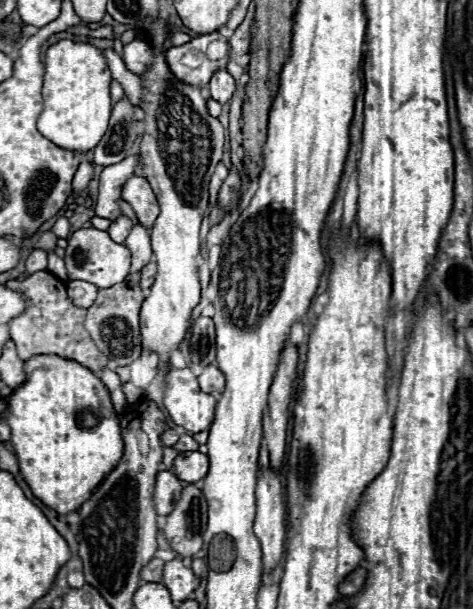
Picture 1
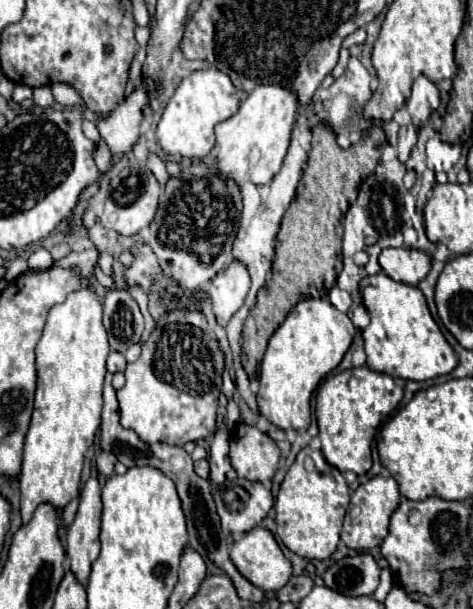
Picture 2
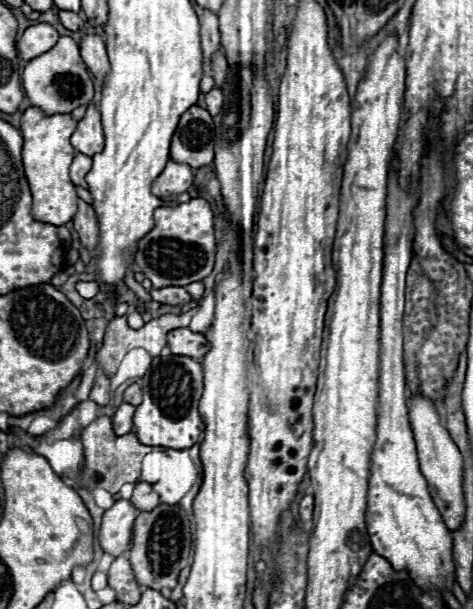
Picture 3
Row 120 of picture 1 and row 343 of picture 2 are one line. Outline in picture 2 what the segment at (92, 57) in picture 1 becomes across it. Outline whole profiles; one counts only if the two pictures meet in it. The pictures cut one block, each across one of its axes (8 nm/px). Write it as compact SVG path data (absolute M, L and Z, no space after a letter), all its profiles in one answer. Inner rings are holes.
M84 286L66 302L56 304L46 318L42 338L36 346L38 388L30 430L24 440L24 462L20 472L20 514L28 524L38 504L52 504L62 512L78 496L84 454L94 442L102 414L102 382L106 376L108 334L102 326L102 304L98 294Z

